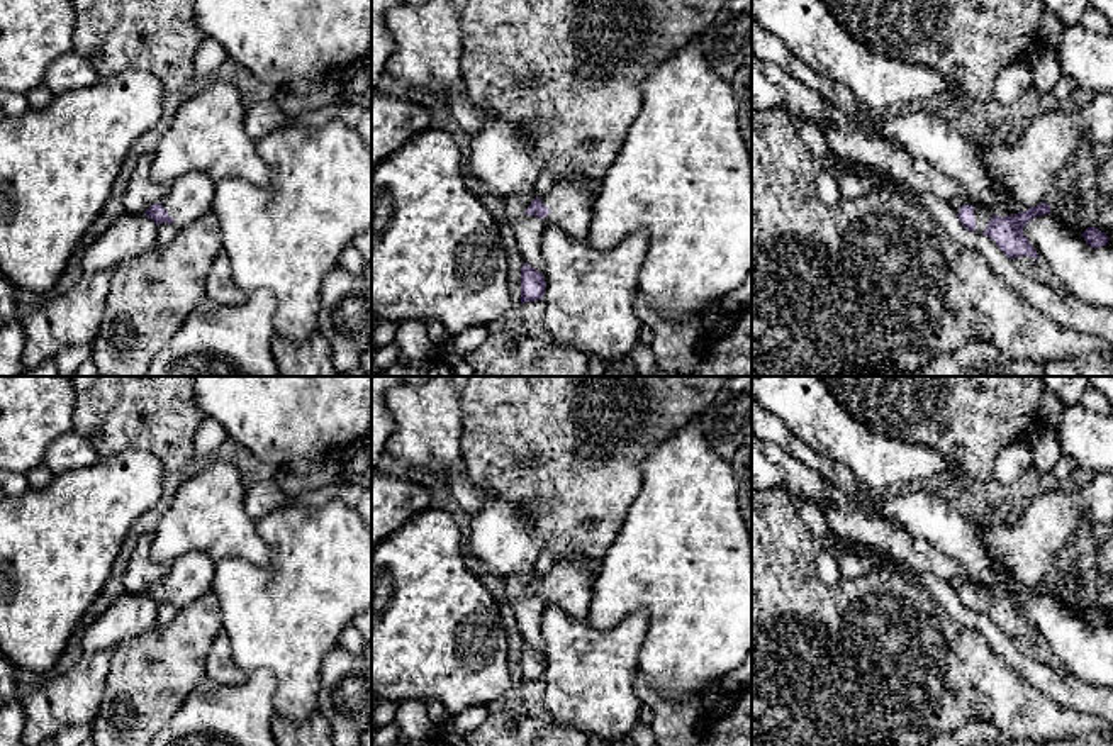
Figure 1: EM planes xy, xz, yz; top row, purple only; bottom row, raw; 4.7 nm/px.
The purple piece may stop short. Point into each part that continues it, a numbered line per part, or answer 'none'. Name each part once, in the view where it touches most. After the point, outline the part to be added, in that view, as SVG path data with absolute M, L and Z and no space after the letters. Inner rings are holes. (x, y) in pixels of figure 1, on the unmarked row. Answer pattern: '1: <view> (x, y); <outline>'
1: yz (983, 599); M974 587L974 597L976 597L976 612L982 614L993 595L991 593L984 593L984 592L979 592Z

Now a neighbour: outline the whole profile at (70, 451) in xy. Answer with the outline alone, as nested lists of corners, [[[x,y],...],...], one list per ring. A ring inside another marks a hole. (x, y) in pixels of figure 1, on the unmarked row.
[[[76,429],[54,439],[44,453],[44,465],[53,475],[92,466],[97,461],[98,454]]]

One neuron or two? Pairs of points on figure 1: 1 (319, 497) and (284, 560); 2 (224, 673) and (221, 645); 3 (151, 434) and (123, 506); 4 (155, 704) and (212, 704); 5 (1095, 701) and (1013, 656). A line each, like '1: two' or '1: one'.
1: two
2: one
3: two
4: two
5: one

